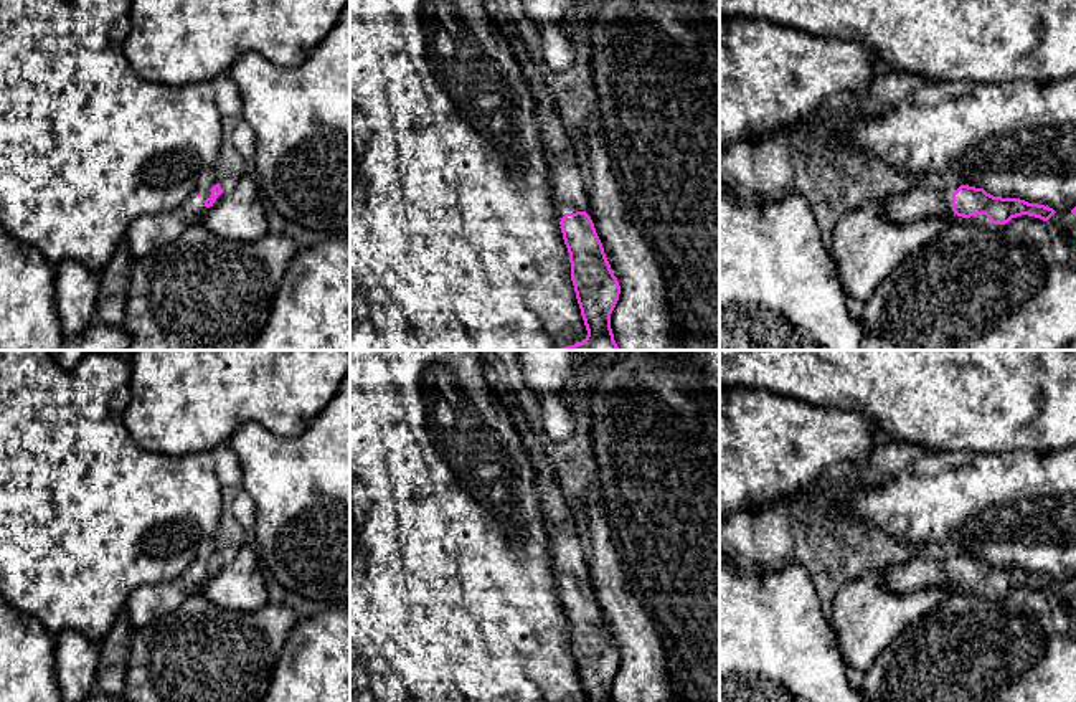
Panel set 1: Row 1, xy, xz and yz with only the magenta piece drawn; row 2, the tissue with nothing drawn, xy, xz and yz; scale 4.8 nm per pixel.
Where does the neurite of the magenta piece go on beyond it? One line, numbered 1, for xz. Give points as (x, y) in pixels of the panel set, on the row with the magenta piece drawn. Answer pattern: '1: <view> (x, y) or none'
1: xz (566, 177)

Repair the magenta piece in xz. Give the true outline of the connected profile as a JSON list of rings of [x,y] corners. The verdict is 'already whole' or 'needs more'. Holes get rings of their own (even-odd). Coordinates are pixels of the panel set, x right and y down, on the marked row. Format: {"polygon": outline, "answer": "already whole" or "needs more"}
{"polygon": [[[548,101],[536,104],[536,122],[545,149],[555,205],[564,211],[561,233],[569,253],[571,281],[588,330],[583,342],[559,350],[619,350],[611,314],[621,286],[606,258],[588,210],[584,170],[576,162],[563,121]]], "answer": "needs more"}

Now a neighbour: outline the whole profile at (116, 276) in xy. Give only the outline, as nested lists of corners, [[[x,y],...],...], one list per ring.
[[[122,241],[112,259],[101,271],[101,287],[96,302],[96,320],[107,325],[122,325],[125,301],[130,286],[134,258],[129,244]]]

